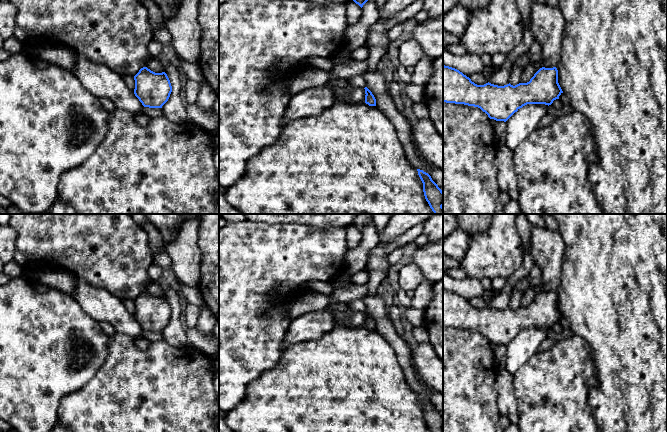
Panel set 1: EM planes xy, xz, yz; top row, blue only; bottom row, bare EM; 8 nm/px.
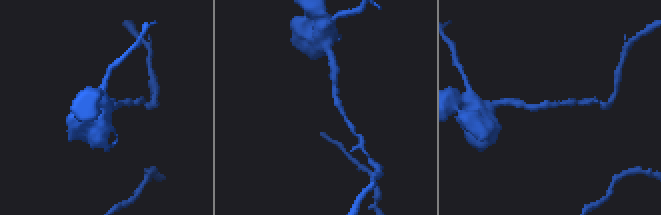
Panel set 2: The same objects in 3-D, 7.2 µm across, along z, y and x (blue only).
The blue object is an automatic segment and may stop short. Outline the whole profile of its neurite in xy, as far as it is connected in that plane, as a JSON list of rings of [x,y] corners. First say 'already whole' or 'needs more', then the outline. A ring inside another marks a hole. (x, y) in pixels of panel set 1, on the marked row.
already whole; [[[143,67],[134,76],[134,94],[144,107],[162,108],[172,92],[170,80],[165,72],[155,73]]]

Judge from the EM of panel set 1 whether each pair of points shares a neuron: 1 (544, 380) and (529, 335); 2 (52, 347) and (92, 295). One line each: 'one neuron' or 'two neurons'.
1: two neurons
2: two neurons

